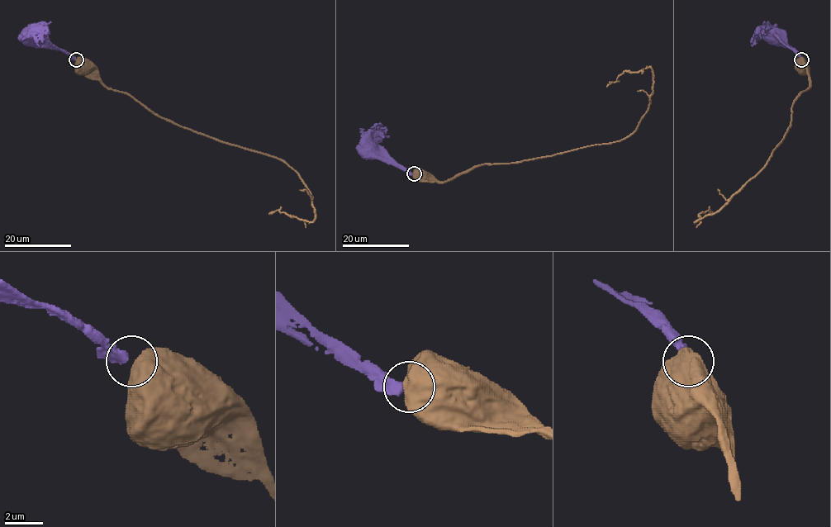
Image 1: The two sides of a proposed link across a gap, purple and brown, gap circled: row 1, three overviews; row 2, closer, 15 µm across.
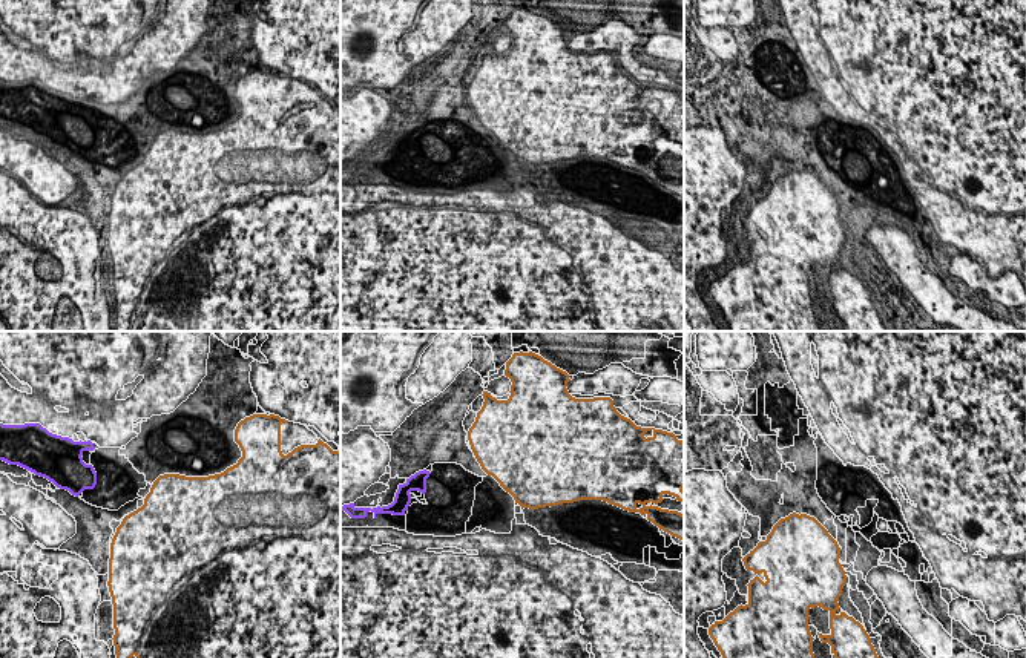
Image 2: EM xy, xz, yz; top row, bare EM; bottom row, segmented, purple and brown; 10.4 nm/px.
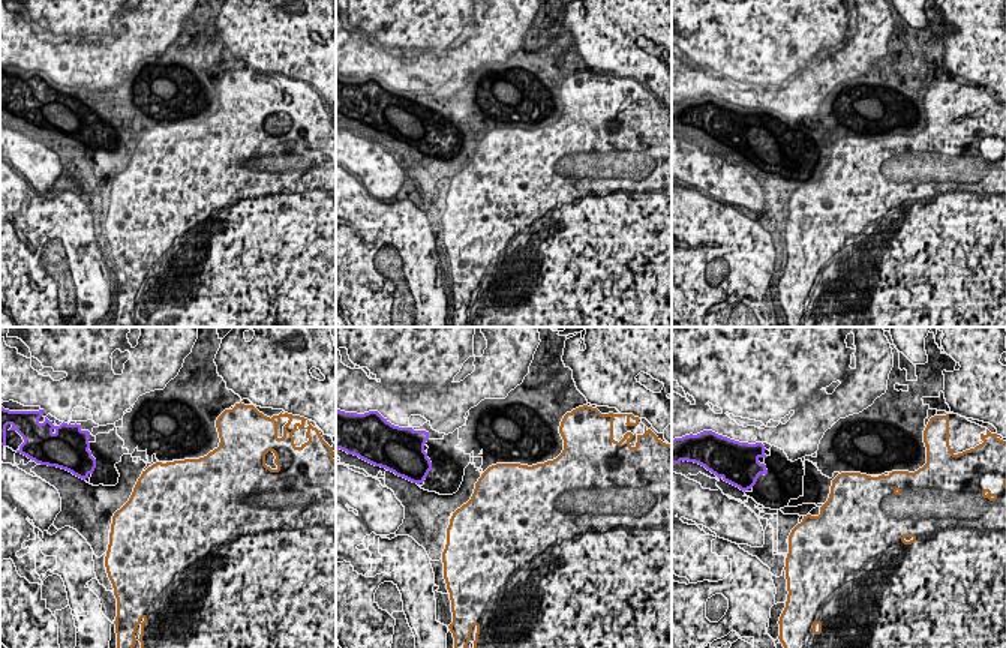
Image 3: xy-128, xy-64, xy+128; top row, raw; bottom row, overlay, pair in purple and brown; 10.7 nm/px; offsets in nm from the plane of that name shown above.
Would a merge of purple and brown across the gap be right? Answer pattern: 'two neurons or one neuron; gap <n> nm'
two neurons; gap 460 nm

